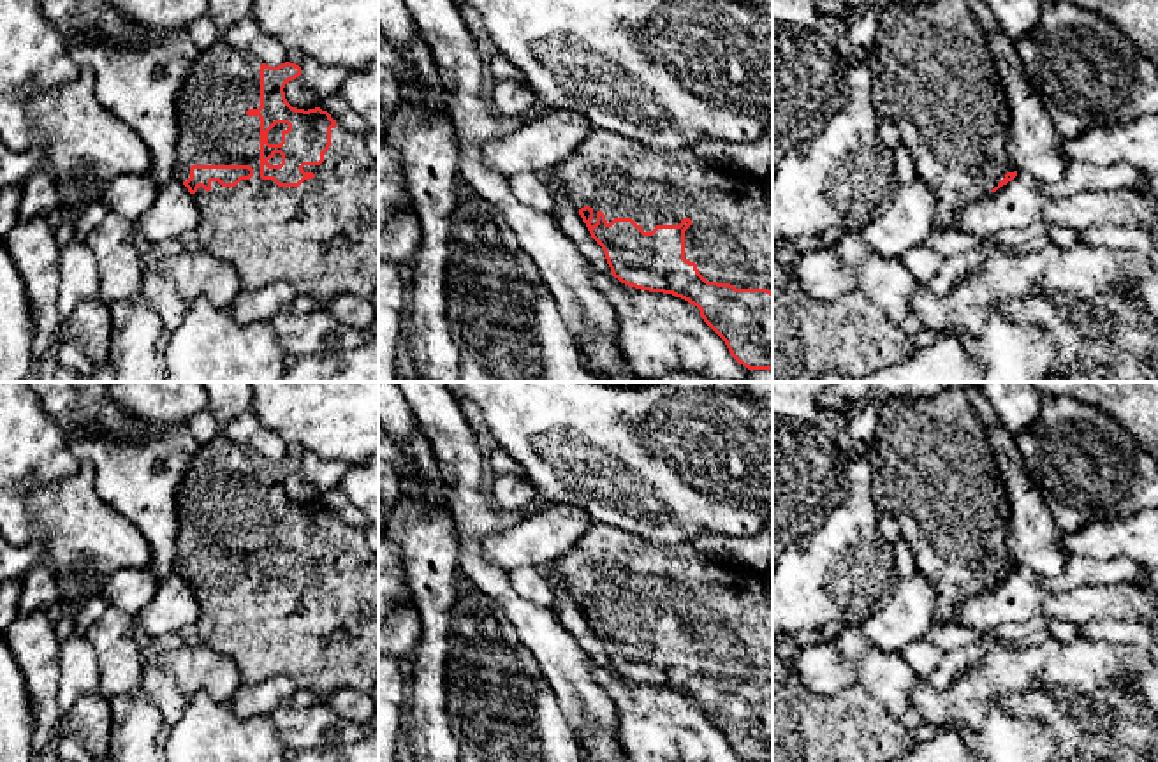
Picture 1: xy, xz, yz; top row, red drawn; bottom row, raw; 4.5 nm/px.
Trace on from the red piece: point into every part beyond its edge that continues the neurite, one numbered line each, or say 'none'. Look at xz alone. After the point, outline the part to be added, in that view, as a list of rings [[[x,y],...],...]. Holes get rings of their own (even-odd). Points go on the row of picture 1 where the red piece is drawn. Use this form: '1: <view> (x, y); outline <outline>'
1: xz (731, 236); outline [[[593,127],[572,155],[553,171],[577,211],[584,206],[593,209],[591,225],[597,223],[598,211],[605,215],[607,223],[614,218],[632,218],[644,232],[651,232],[656,225],[679,225],[683,218],[690,218],[692,225],[685,231],[685,259],[695,262],[707,282],[773,292],[773,187],[764,180],[713,165],[693,155],[690,148],[653,150],[602,127]]]

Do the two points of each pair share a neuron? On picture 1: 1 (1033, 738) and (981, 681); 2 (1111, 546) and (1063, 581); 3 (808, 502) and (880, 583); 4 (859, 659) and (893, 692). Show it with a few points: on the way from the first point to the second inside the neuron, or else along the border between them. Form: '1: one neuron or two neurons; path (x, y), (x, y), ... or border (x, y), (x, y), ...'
1: two neurons; border (996, 704), (977, 727), (968, 725)
2: two neurons; border (1070, 553), (1102, 560), (1128, 556), (1136, 564)
3: two neurons; border (849, 486), (843, 500), (820, 523), (791, 544)
4: one neuron; path (868, 667), (884, 683)

